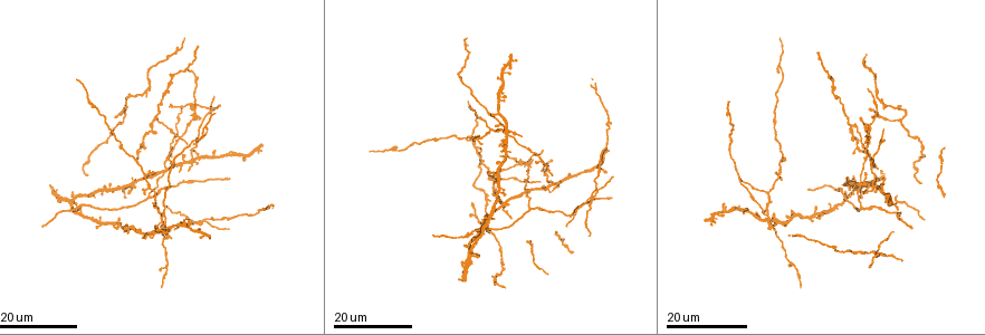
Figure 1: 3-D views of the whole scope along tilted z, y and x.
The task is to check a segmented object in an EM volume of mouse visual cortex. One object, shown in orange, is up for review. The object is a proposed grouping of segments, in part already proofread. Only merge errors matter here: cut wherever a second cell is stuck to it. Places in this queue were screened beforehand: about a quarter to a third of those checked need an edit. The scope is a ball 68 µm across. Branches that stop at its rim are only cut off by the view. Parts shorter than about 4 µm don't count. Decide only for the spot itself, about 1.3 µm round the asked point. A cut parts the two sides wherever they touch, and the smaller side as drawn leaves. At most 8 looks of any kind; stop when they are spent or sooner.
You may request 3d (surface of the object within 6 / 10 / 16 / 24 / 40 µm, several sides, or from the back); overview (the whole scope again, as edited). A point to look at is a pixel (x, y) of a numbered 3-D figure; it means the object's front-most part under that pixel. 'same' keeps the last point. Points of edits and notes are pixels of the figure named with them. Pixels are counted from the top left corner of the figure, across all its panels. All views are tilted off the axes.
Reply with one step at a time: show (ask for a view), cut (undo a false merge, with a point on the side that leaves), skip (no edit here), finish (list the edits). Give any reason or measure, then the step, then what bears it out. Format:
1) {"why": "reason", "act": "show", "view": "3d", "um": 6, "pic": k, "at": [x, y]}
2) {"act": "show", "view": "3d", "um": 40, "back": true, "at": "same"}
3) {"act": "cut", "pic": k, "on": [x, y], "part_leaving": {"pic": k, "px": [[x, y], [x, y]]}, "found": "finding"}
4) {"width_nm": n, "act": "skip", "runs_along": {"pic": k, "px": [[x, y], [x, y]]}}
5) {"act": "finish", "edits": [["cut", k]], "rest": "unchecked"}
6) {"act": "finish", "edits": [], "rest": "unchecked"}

{"why": "thin arm on a thick one", "act": "show", "view": "3d", "um": 16, "pic": 1, "at": [873, 184]}

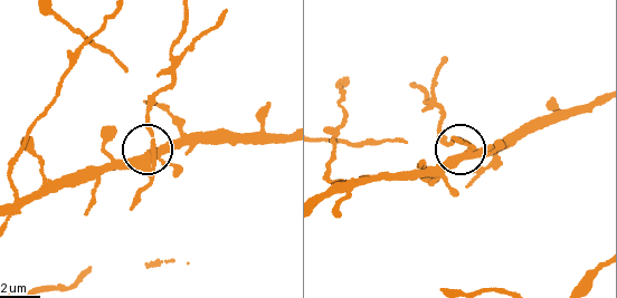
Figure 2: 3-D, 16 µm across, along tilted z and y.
{"act": "show", "view": "3d", "um": 10, "pic": 2, "at": [151, 156]}

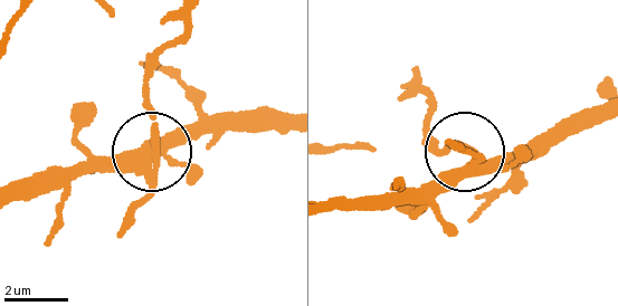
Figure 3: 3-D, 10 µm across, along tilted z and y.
{"why": "from behind", "act": "show", "view": "3d", "um": 10, "back": true, "pic": 3, "at": [156, 151]}

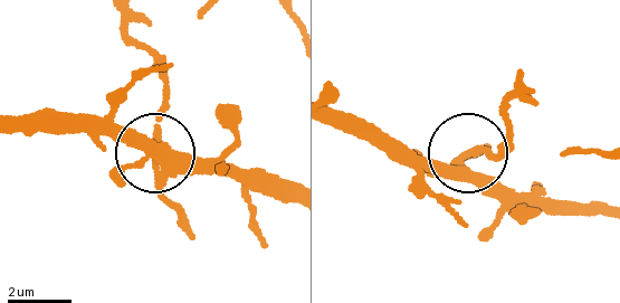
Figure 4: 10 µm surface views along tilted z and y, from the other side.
{"arms": 5, "act": "cut", "pic": 4, "on": [155, 129], "part_leaving": {"pic": 4, "px": [[163, 169], [161, 62], [130, 30], [129, 16]]}, "found": "a second cell is stuck on"}

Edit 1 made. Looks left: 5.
{"why": "three arms meet", "act": "show", "view": "3d", "um": 16, "pic": 1, "at": [899, 121]}

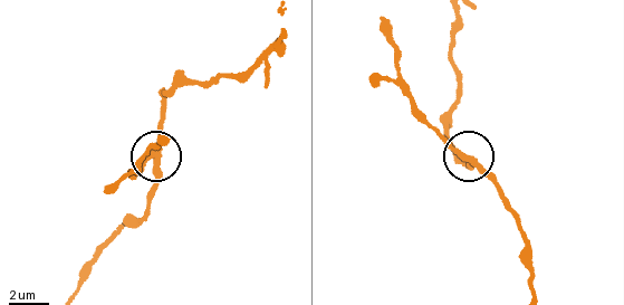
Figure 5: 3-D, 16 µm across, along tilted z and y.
{"act": "show", "view": "3d", "um": 10, "pic": 5, "at": [155, 155]}

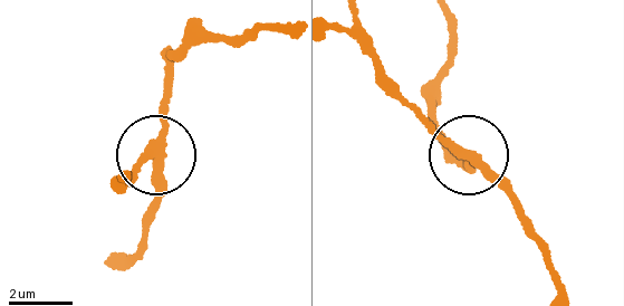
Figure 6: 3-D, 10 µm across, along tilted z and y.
{"width_nm": 270, "act": "skip", "found": "all the same cell"}

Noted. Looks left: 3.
{"act": "show", "view": "overview"}

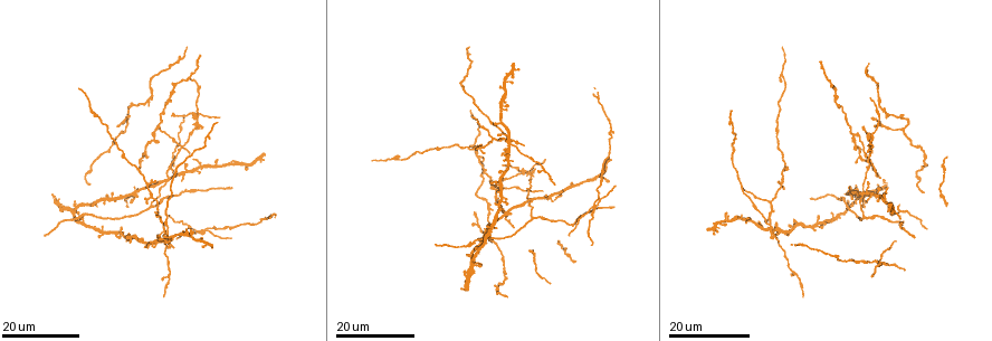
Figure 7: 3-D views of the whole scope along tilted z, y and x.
{"act": "show", "view": "3d", "um": 24, "pic": 7, "at": [177, 62]}

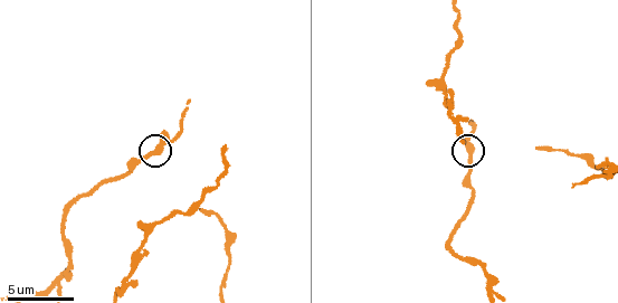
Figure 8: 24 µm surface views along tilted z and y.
{"act": "show", "view": "3d", "um": 10, "pic": 8, "at": [470, 151]}

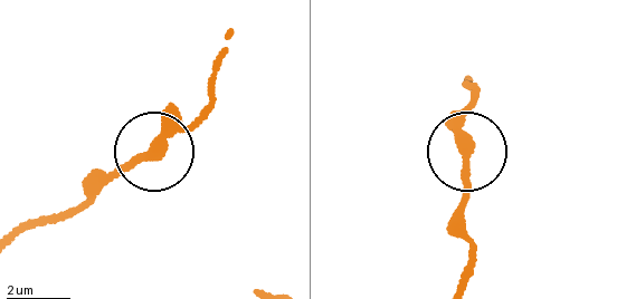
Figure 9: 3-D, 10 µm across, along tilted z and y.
{"act": "skip", "found": "one cell here"}

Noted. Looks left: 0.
{"act": "finish", "edits": [["cut", 4]], "rest": "unchecked"}

